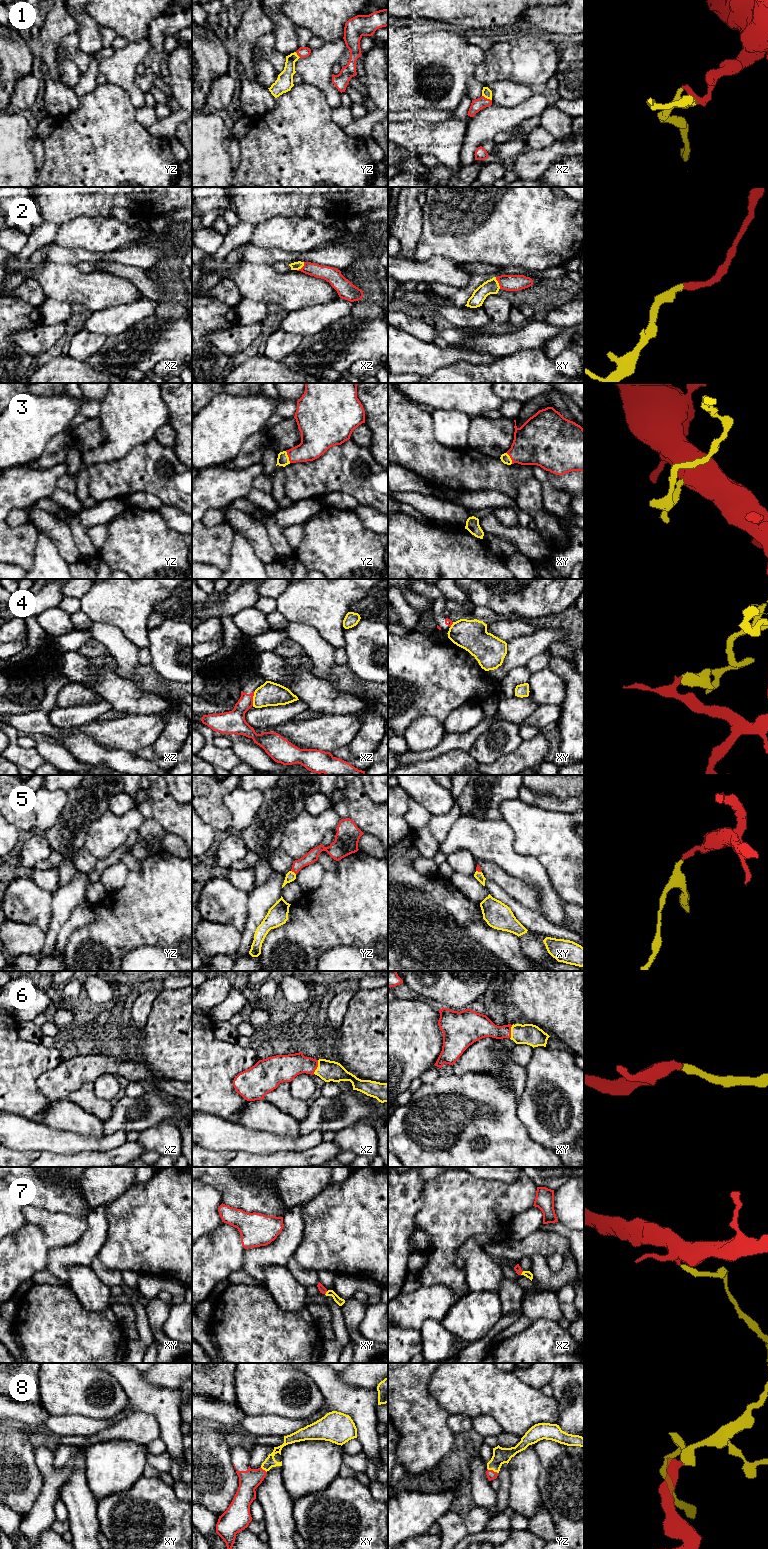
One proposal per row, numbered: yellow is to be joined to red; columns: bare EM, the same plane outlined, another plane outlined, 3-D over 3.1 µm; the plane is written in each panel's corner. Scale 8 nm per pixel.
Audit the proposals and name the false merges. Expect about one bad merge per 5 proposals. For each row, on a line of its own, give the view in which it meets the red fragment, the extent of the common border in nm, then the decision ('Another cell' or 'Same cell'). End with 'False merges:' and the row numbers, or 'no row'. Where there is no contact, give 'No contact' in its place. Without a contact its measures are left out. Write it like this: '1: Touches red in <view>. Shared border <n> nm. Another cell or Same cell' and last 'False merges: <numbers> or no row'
1: Touches red in xz. Shared border 90 nm. Same cell
2: Touches red in xy. Shared border 100 nm. Same cell
3: Touches red in yz. Shared border 100 nm. Same cell
4: Touches red in xz. Shared border 120 nm. Another cell
5: Touches red in yz. Shared border 50 nm. Same cell
6: Touches red in xz. Shared border 120 nm. Same cell
7: Touches red in xz. Shared border 40 nm. Same cell
8: Touches red in yz. Shared border 100 nm. Same cell
False merges: 4

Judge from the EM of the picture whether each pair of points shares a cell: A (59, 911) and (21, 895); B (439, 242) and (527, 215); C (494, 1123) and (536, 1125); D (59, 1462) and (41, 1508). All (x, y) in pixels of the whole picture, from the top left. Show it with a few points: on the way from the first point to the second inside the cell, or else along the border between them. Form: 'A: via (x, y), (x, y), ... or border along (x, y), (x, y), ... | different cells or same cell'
A: border along (52, 894), (51, 921), (47, 930) | different cells
B: via (461, 237), (474, 234), (496, 215), (505, 215) | same cell
C: border along (518, 1102), (517, 1117), (527, 1133), (538, 1143) | different cells
D: border along (75, 1453), (63, 1467), (53, 1467) | different cells

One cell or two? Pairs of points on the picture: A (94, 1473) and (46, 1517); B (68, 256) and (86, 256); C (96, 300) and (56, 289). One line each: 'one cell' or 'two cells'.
A: two cells
B: one cell
C: one cell

